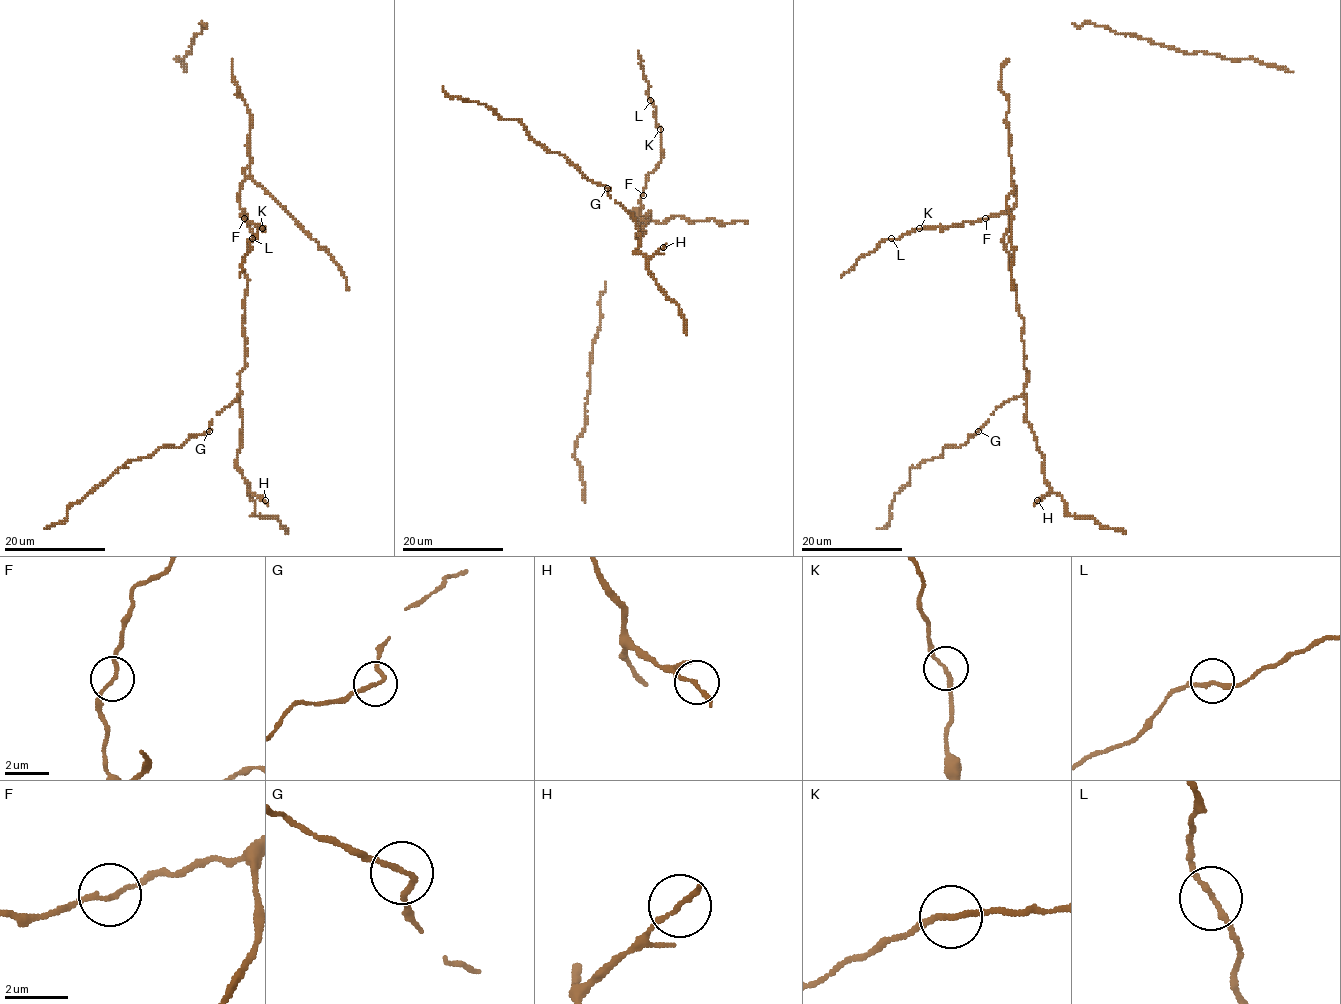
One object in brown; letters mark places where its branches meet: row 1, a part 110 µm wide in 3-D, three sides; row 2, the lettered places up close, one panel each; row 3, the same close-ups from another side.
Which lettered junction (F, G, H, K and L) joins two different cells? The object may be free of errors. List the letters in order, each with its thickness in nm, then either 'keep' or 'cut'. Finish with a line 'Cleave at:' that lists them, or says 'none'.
F: 150 nm | keep
G: 160 nm | keep
H: 160 nm | keep
K: 160 nm | keep
L: 180 nm | keep
Cleave at: none

